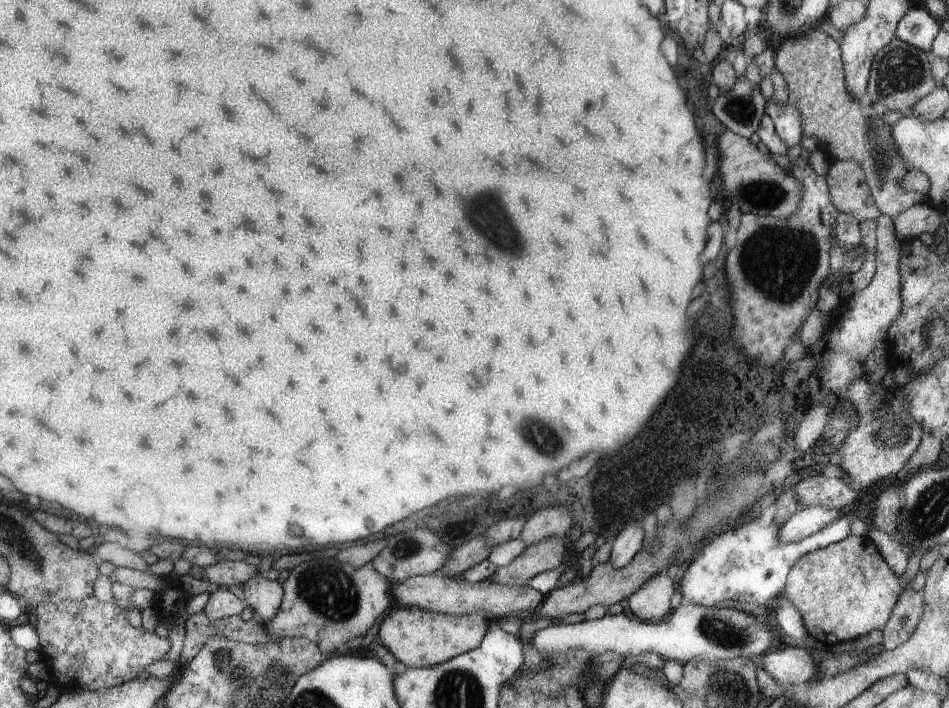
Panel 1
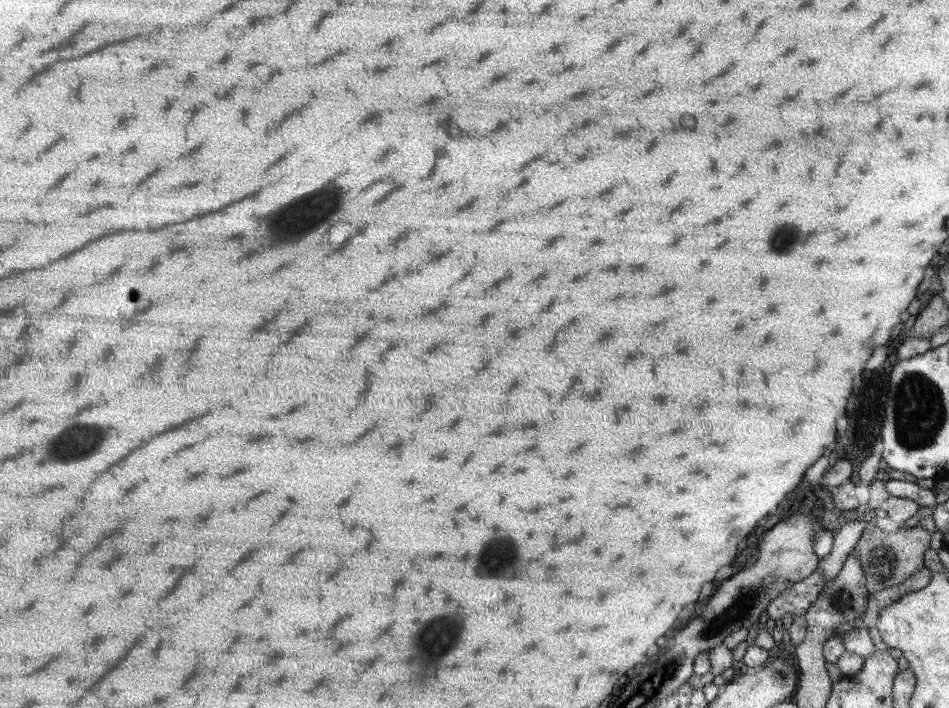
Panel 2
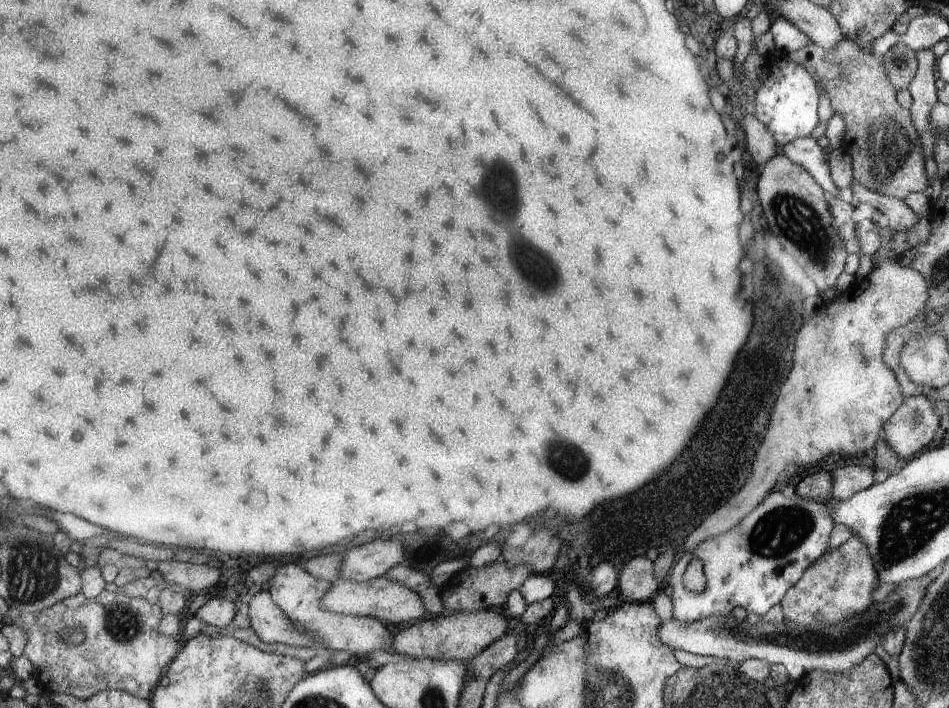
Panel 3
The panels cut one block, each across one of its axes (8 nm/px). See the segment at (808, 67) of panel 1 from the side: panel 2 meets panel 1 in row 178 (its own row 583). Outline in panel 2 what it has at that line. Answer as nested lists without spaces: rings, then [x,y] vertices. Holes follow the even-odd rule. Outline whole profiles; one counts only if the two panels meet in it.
[[[871,522],[871,526],[861,534],[853,556],[857,558],[863,578],[867,580],[867,590],[869,594],[879,592],[883,588],[891,588],[897,584],[903,584],[909,576],[913,576],[917,570],[921,570],[923,564],[923,552],[929,548],[931,544],[931,534],[925,532],[921,526],[915,528],[899,528],[895,534],[885,534],[879,528],[875,528],[875,524]]]

